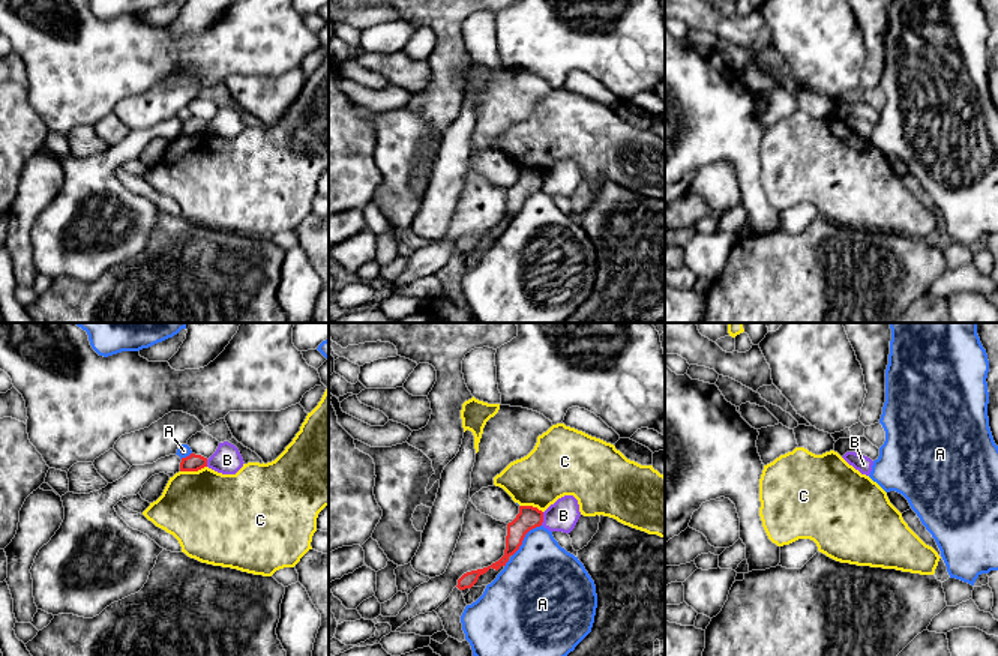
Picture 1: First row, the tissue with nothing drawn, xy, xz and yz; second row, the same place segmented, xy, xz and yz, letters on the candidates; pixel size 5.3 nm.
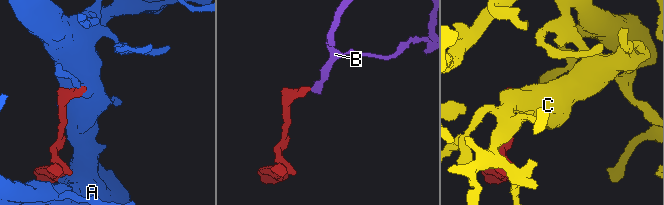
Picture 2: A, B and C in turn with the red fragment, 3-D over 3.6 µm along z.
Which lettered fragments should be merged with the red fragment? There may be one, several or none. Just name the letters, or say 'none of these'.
none of these

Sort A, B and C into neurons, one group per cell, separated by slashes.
A / B / C

